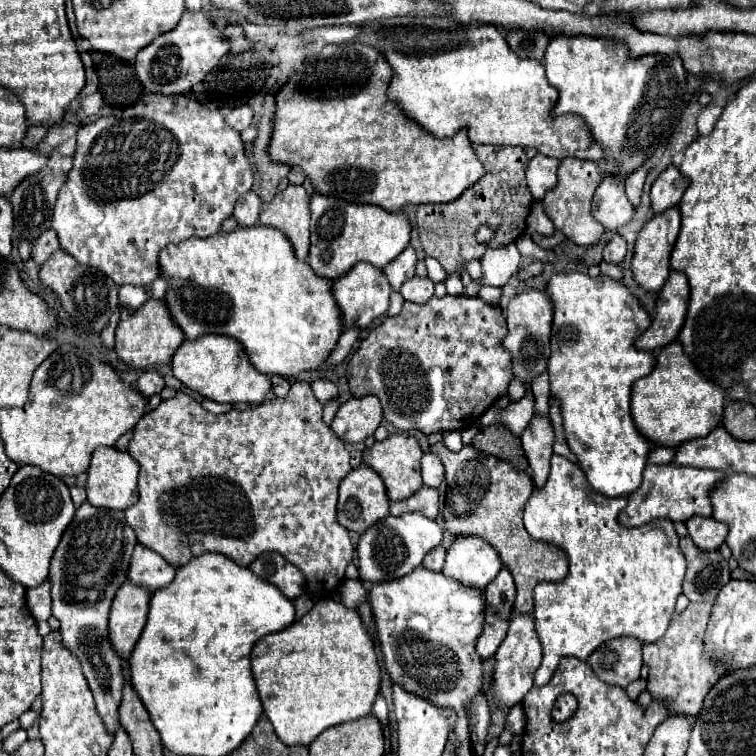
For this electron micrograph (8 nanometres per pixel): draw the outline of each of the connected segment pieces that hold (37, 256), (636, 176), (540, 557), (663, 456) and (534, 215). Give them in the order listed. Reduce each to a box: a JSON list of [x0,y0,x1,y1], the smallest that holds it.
[[31,230,59,264],[625,162,649,206],[431,444,567,614],[647,446,675,464],[527,202,555,236]]

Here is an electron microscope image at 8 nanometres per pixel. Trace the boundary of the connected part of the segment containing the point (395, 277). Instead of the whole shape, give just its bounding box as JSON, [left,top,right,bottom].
[383,246,417,292]

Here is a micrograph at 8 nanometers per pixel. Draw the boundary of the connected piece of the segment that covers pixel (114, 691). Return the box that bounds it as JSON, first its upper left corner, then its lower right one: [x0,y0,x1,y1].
[49,502,137,736]

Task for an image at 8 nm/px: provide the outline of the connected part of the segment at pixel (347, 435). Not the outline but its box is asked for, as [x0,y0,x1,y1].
[331,396,383,444]

